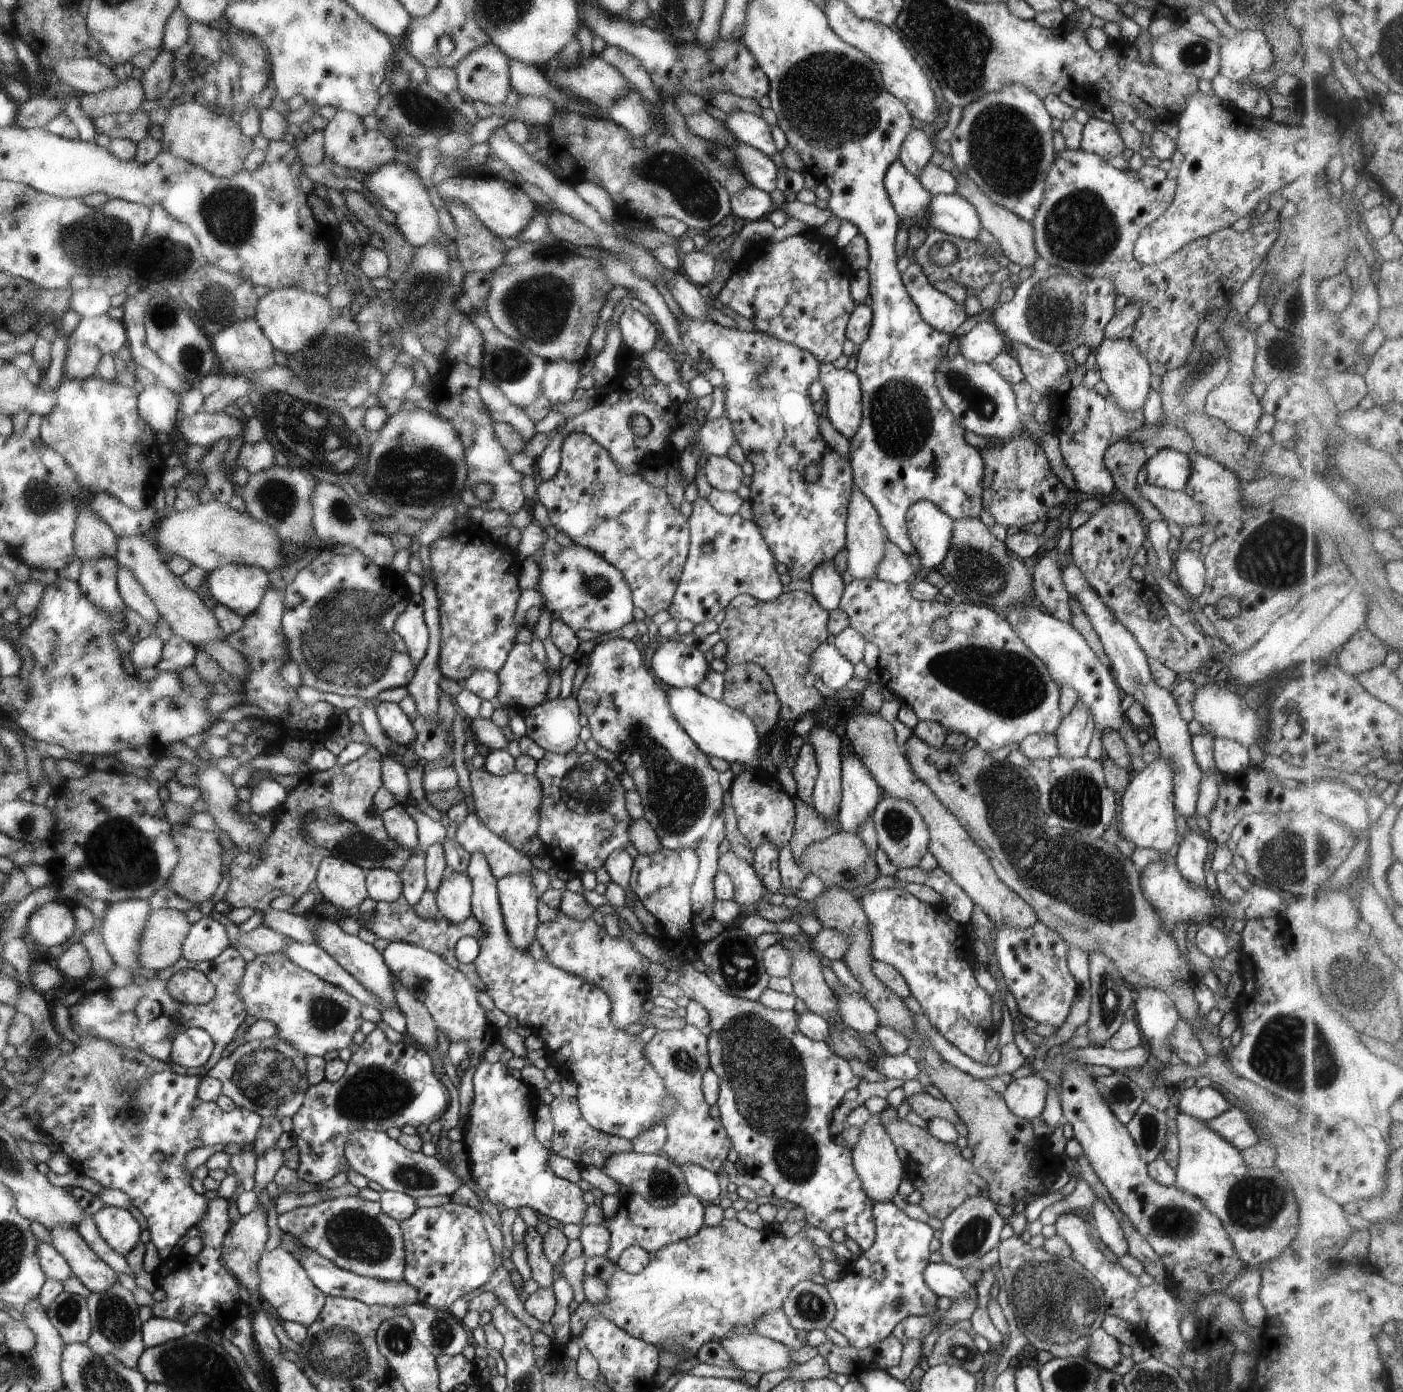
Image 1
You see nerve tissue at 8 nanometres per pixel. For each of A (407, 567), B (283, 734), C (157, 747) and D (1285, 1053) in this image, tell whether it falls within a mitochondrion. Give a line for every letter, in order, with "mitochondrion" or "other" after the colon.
A: other
B: other
C: other
D: mitochondrion

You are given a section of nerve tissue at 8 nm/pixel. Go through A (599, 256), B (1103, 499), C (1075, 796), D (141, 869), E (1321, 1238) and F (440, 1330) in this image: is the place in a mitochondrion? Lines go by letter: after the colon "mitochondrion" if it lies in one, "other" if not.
A: other
B: other
C: mitochondrion
D: mitochondrion
E: other
F: mitochondrion

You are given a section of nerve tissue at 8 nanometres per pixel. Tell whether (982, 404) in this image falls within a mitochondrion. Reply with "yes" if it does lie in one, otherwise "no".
yes

